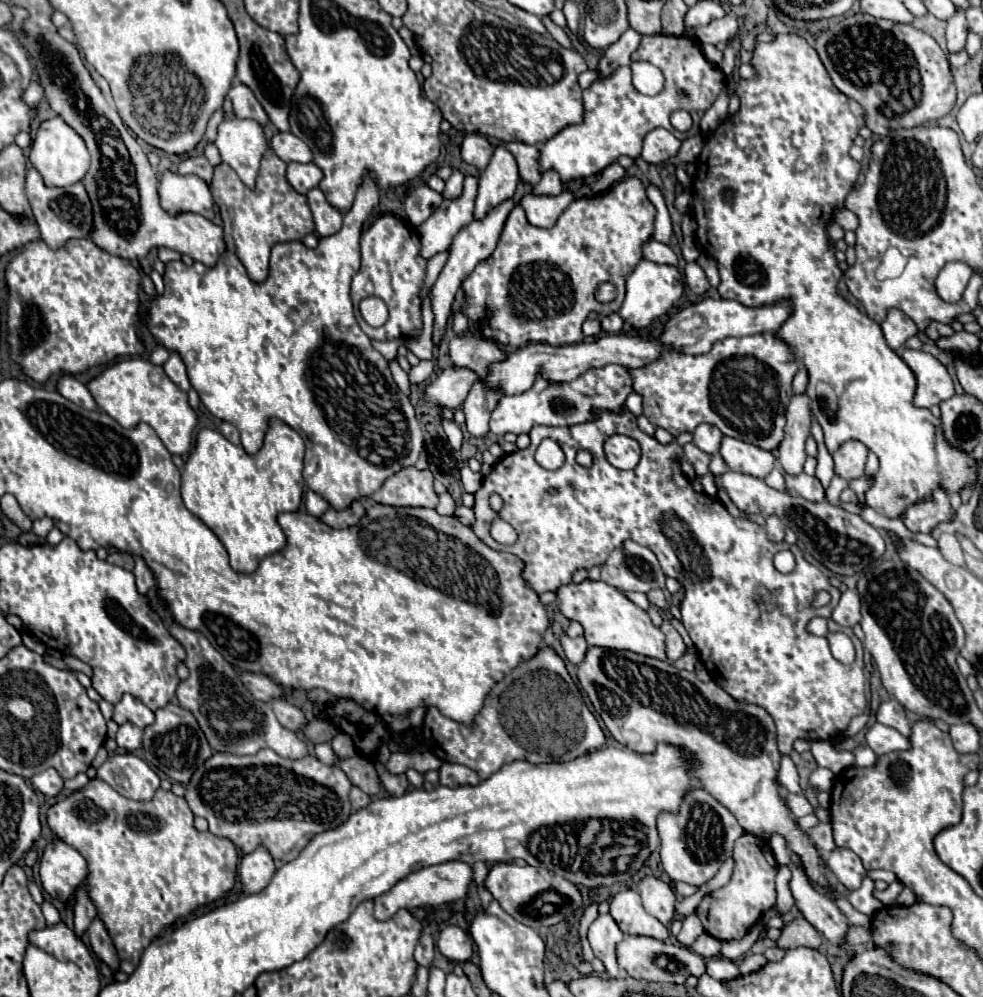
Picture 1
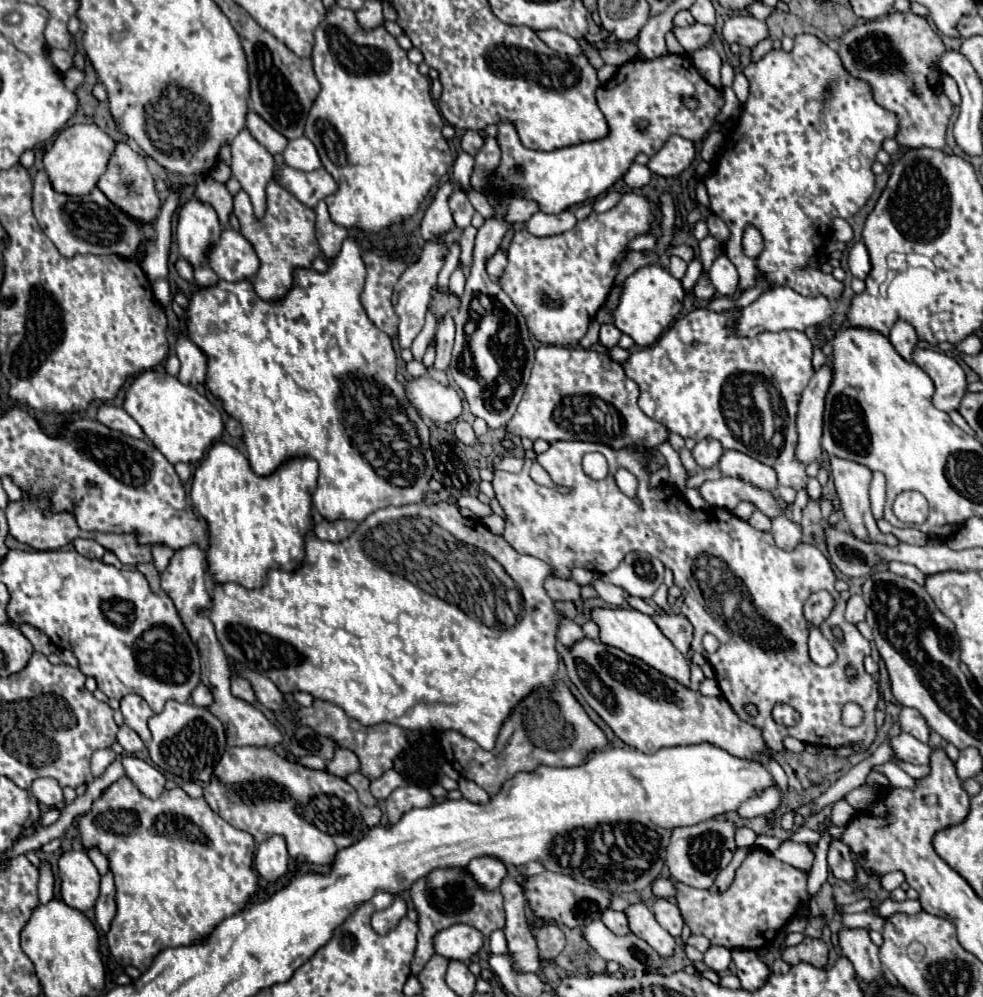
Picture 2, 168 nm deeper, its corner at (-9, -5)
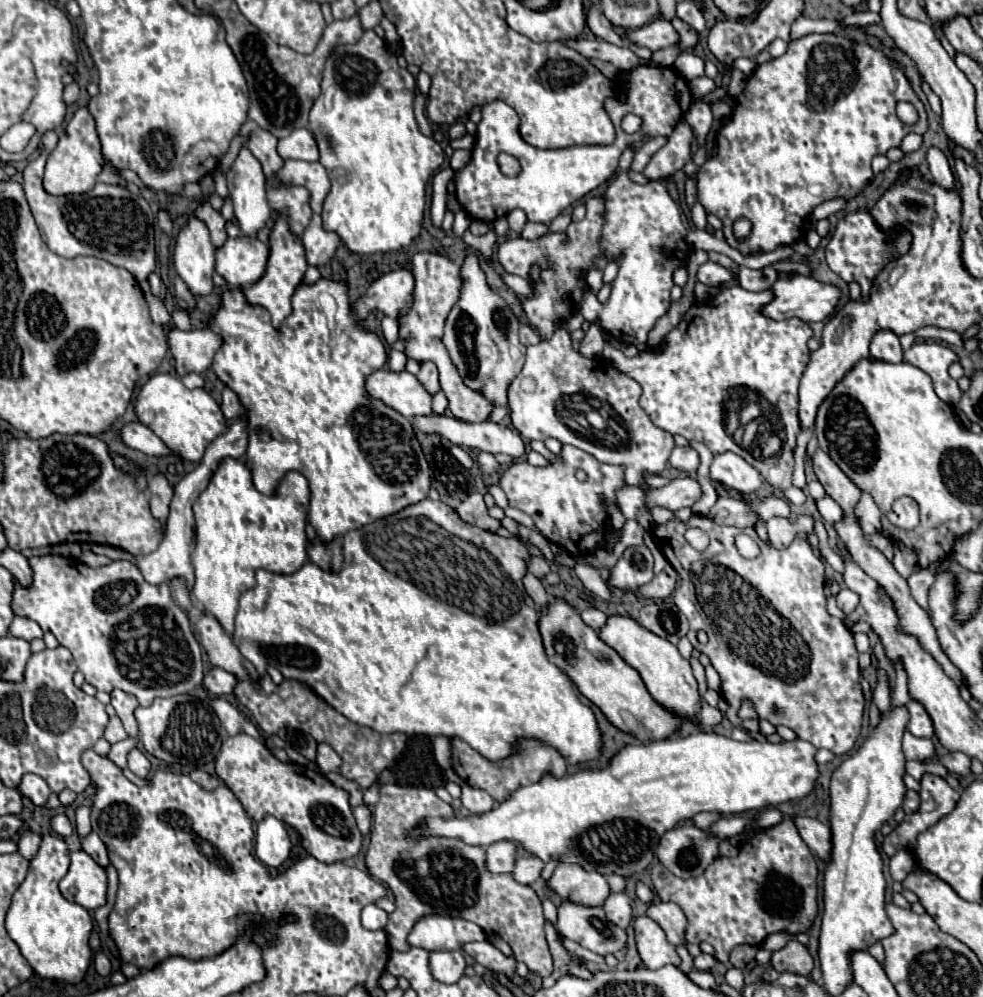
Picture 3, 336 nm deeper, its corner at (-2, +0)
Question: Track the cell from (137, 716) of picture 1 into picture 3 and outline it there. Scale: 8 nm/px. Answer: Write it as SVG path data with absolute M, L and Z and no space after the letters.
M114 689L110 693L110 697L112 697L112 707L116 709L118 717L122 719L126 733L130 737L138 737L138 725L136 725L136 719L134 719L134 709L138 707L138 701L134 699L134 695L124 693L120 689Z

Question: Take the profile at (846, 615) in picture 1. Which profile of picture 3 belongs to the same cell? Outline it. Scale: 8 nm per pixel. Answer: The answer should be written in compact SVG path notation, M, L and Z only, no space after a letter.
M840 589L840 593L836 595L836 603L848 615L858 607L858 595L854 591L850 591L850 589Z

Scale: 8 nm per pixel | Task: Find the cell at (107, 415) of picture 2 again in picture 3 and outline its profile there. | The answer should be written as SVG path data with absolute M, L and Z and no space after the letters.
M130 421L126 425L122 425L120 429L120 437L122 441L132 447L132 449L138 449L146 455L166 455L166 453L172 453L146 425L138 423L138 421Z

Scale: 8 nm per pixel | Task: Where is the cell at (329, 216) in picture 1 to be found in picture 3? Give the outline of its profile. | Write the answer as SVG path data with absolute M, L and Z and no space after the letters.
M314 213L310 219L310 225L306 227L306 231L302 235L302 243L306 249L308 263L314 267L322 267L332 259L332 255L340 243L340 237L334 231L326 231L322 227L320 215Z

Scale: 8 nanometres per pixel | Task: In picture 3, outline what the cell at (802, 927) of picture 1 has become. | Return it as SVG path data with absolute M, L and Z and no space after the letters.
M796 939L788 941L788 945L784 949L774 951L770 963L776 971L792 971L798 975L810 975L810 971L814 967L814 959L812 959L808 947L798 943Z

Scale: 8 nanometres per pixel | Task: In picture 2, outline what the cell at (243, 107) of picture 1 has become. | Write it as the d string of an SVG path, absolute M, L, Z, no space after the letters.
M249 112L249 114L247 114L247 128L249 128L251 136L253 136L261 146L265 146L273 156L285 150L287 138L281 136L277 130L273 130L273 128L271 128L261 116L257 116L255 112Z

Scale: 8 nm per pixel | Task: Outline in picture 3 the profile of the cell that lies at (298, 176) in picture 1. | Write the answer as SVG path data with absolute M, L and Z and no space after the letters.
M284 161L284 167L266 181L266 187L306 187L310 191L310 207L312 211L322 209L322 201L330 191L330 179L322 163L306 163L306 161Z

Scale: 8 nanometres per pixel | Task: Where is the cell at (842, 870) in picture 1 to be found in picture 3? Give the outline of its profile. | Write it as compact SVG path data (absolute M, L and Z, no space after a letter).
M796 817L794 823L796 823L804 843L810 847L810 851L828 863L830 853L832 853L832 831L830 831L830 827L820 823L818 819L810 819L810 817Z

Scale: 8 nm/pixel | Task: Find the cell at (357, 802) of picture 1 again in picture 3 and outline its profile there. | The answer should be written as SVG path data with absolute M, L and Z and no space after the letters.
M360 805L360 807L354 807L354 817L356 817L356 823L358 823L358 829L366 835L370 831L370 825L372 825L372 813L366 805Z

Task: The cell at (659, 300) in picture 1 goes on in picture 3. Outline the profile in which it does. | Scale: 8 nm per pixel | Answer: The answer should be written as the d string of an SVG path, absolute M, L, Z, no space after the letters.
M622 167L622 173L610 183L604 197L606 223L602 229L602 255L614 259L618 253L624 253L624 259L618 277L612 283L610 299L600 303L588 292L579 305L579 312L589 322L600 321L600 327L622 343L644 345L654 323L670 307L674 267L685 266L692 249L685 241L687 229L682 223L680 209L666 187L658 181L636 185L626 175L626 167Z

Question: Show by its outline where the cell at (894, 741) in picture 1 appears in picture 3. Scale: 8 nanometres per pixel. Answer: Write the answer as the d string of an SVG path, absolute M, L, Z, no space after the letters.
M904 731L902 751L904 751L906 759L924 761L924 759L934 755L934 745L932 745L930 739L920 739L920 737L914 737L910 731Z

